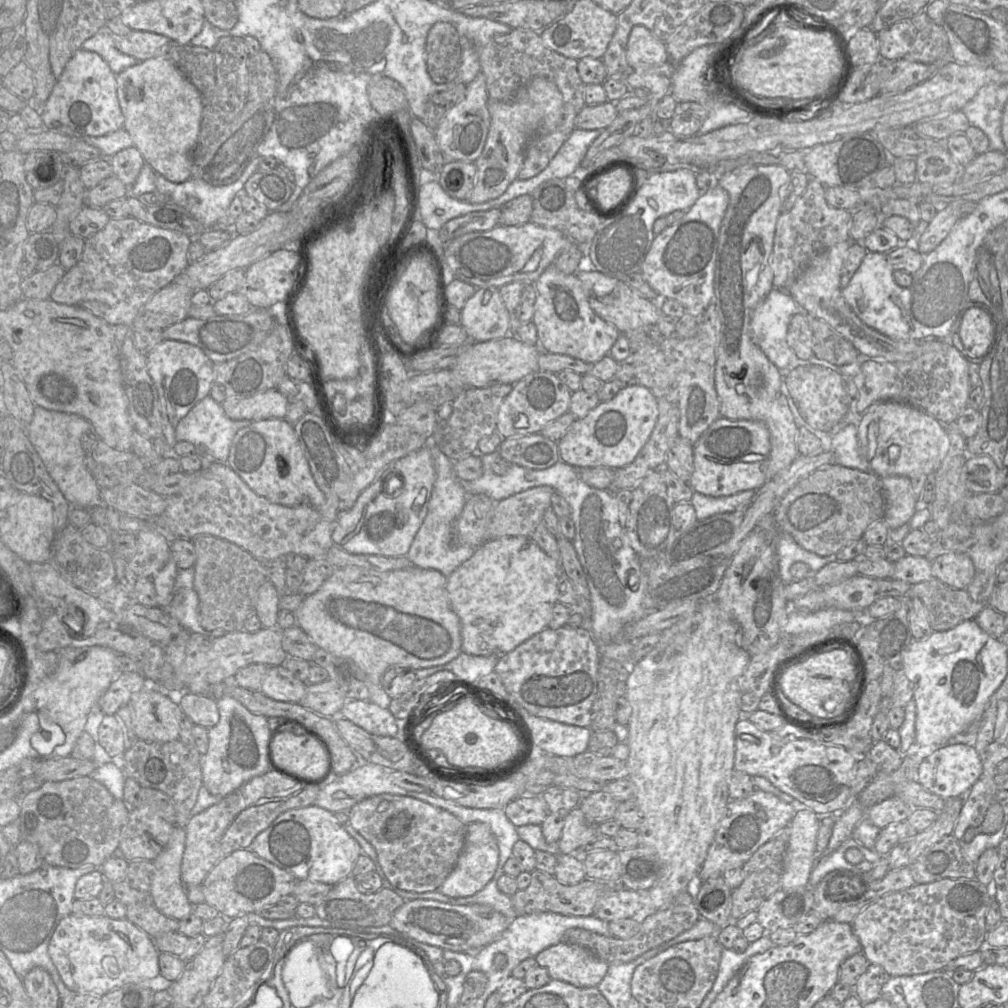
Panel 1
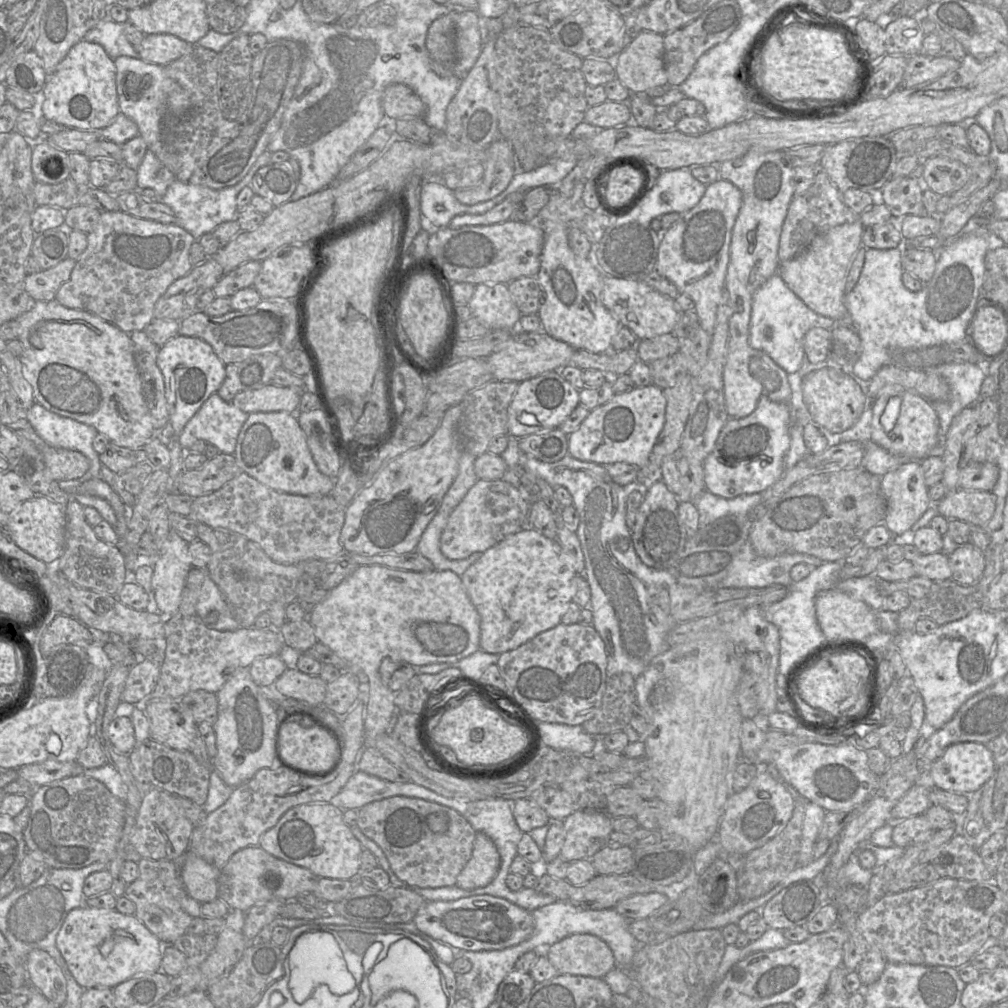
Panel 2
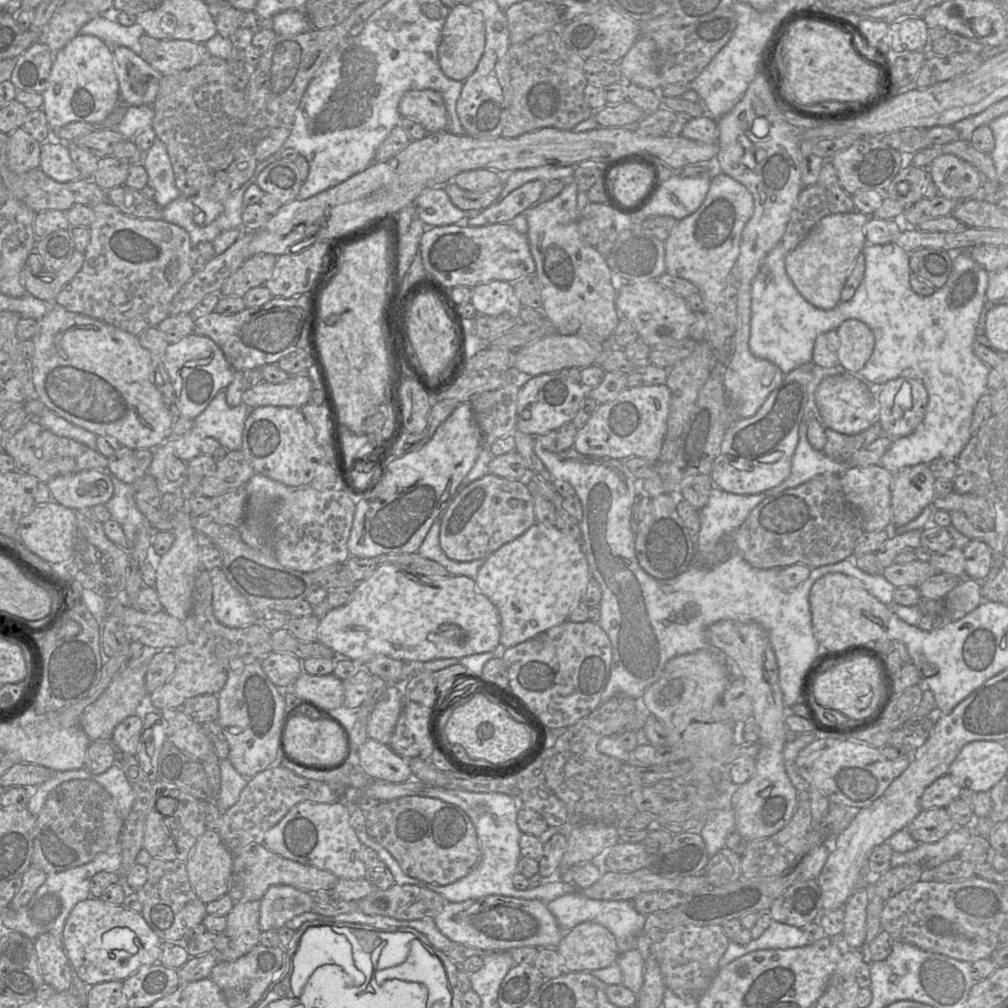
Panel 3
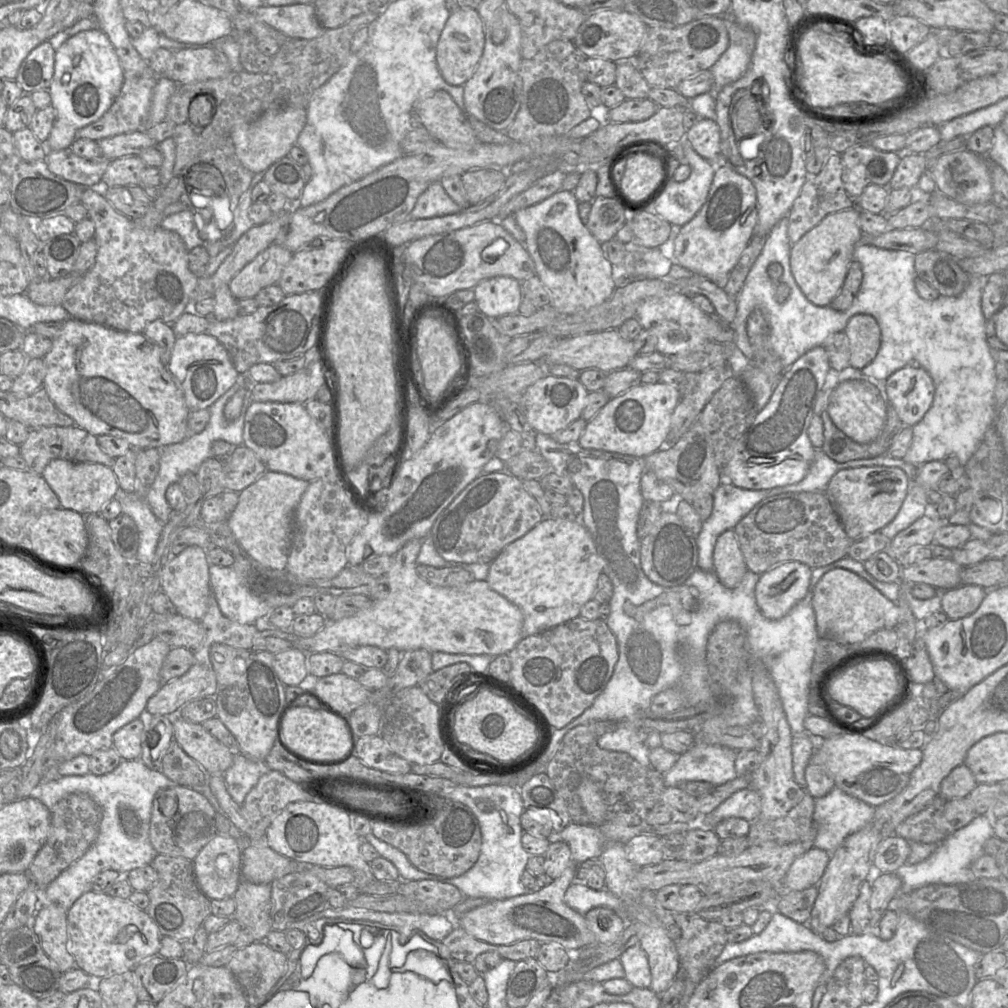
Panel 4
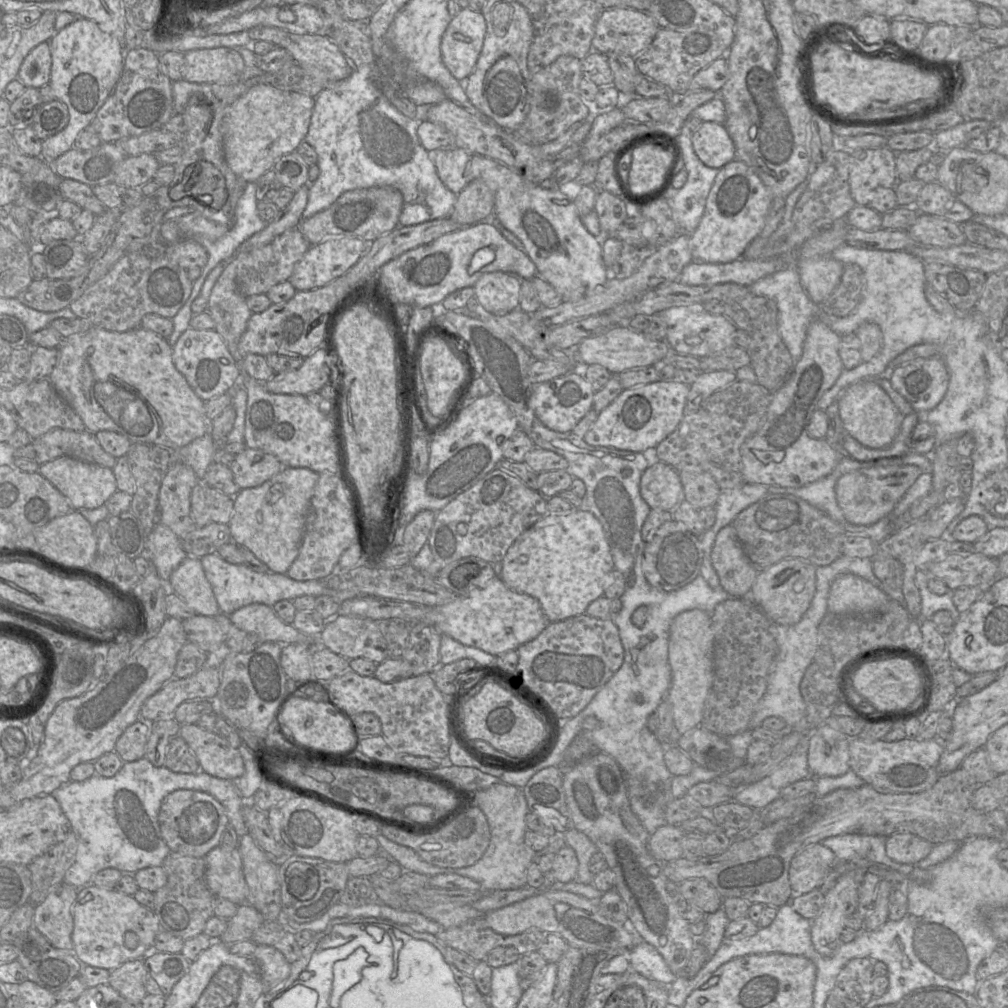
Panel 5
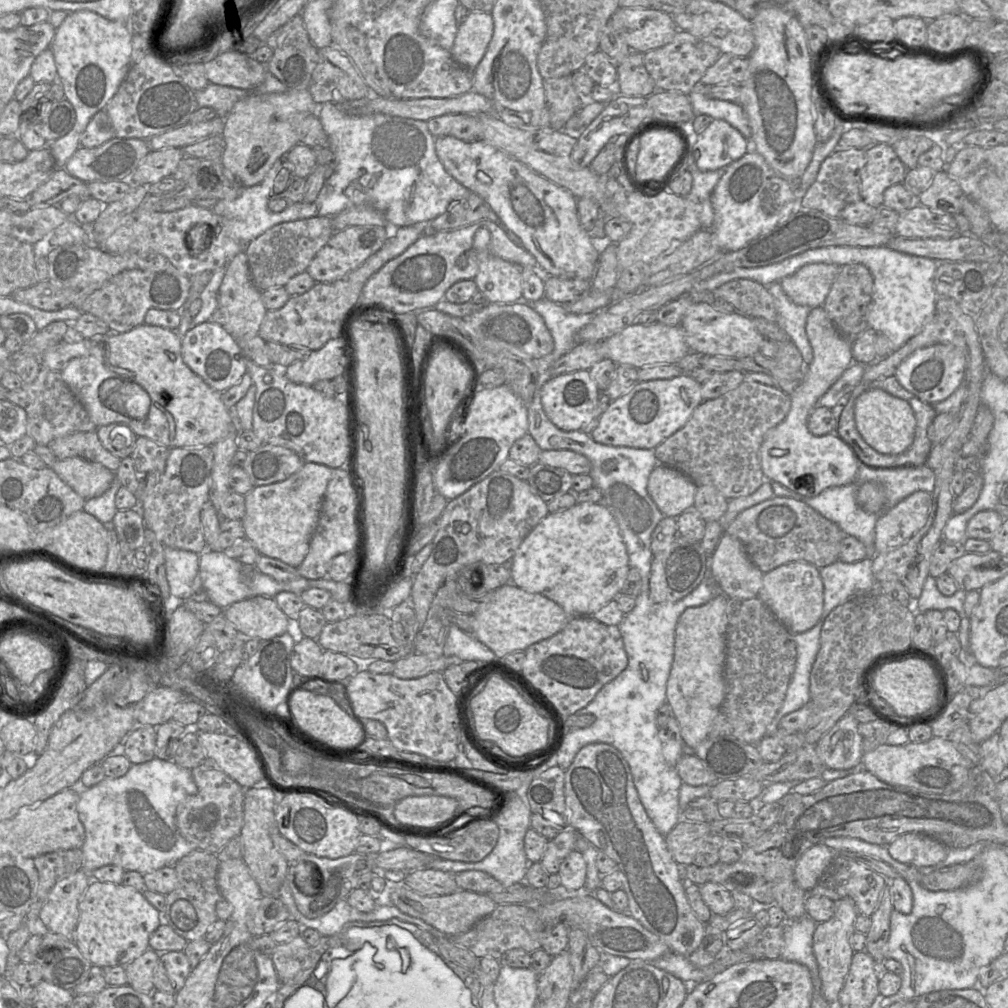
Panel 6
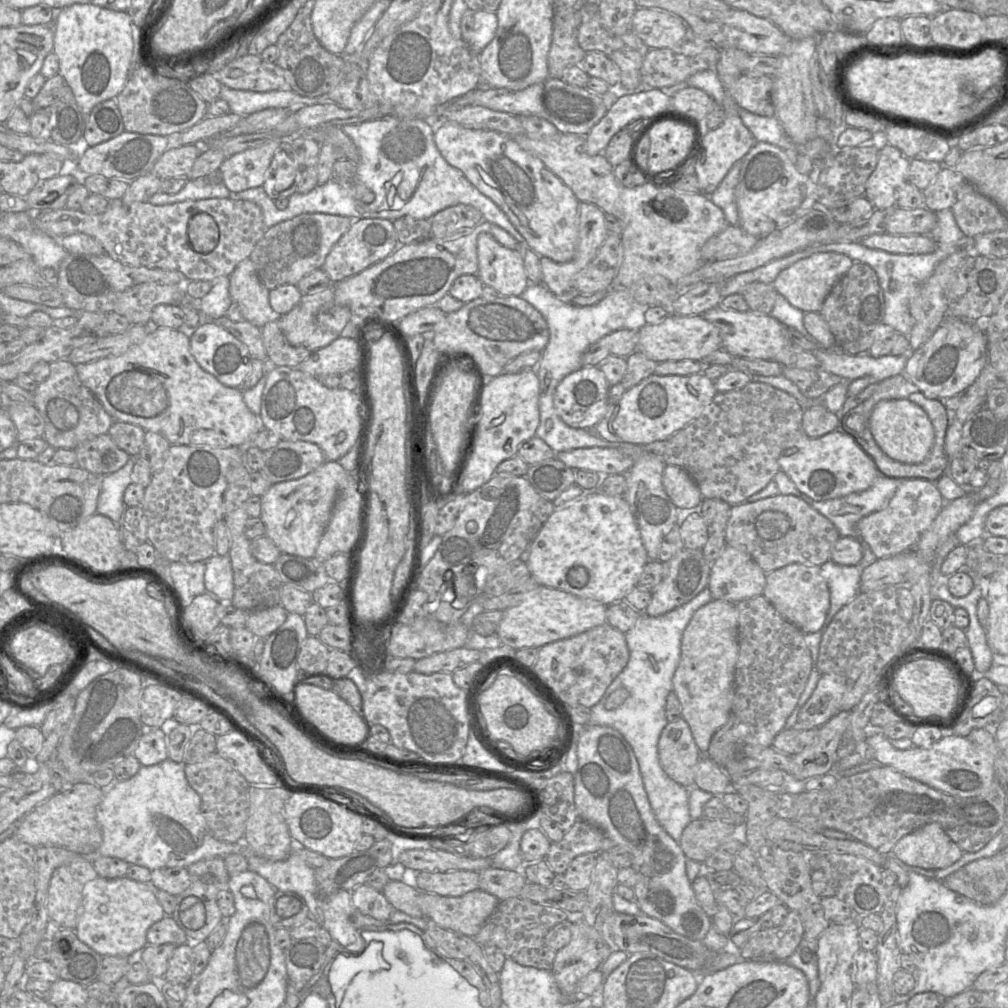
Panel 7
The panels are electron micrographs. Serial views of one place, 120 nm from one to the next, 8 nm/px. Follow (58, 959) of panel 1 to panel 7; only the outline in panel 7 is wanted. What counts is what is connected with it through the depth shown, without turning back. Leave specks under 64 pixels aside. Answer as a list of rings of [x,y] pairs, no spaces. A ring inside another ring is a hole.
[[[126,876],[116,879],[98,877],[85,892],[74,930],[80,941],[103,957],[136,957],[148,944],[148,929],[165,915],[148,883],[136,882]]]

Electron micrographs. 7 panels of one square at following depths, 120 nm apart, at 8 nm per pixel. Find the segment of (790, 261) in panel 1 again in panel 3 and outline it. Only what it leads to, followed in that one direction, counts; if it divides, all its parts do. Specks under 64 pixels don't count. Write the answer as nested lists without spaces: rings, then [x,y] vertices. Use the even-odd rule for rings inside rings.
[[[825,161],[820,170],[817,182],[812,186],[803,188],[800,192],[779,244],[781,244],[786,254],[788,254],[806,238],[813,226],[823,217],[853,211],[856,211],[856,209],[852,196],[846,194],[840,186],[836,170],[831,161]]]

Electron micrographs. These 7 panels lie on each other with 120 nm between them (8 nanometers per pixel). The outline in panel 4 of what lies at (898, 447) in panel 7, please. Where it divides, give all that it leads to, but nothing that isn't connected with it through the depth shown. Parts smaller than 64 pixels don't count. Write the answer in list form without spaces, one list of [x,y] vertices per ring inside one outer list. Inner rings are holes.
[[[844,380],[829,397],[827,412],[833,423],[850,439],[858,443],[875,440],[886,421],[887,407],[876,386],[865,380]]]

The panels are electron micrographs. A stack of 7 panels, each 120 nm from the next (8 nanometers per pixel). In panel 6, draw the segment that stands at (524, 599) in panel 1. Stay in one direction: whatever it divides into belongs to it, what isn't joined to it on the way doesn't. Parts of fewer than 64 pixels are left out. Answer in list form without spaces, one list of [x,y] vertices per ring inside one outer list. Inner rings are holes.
[[[576,503],[574,506],[557,511],[555,513],[549,513],[544,517],[536,527],[534,527],[531,532],[525,537],[517,552],[513,556],[511,561],[511,581],[517,587],[529,592],[541,594],[550,600],[557,603],[563,608],[563,610],[570,617],[580,617],[580,616],[592,616],[595,612],[599,611],[608,602],[615,599],[621,591],[621,588],[627,578],[628,572],[630,570],[629,557],[625,543],[623,541],[620,528],[611,514],[611,512],[603,505],[598,503]]]

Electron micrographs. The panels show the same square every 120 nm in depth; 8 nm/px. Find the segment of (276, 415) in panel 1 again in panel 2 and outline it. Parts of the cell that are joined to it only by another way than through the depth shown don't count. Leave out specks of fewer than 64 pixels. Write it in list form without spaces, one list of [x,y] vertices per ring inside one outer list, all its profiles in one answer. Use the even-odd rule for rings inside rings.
[[[268,384],[236,394],[231,403],[248,414],[255,412],[296,413],[301,394],[302,390]]]

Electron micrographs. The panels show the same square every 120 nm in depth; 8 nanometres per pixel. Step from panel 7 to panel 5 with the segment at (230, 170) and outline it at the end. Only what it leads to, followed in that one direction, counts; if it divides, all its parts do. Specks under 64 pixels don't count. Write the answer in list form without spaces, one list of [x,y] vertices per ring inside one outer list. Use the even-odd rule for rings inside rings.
[[[269,84],[250,88],[230,107],[222,121],[225,160],[229,168],[246,182],[256,182],[282,156],[296,151],[308,132],[314,98],[285,91]]]

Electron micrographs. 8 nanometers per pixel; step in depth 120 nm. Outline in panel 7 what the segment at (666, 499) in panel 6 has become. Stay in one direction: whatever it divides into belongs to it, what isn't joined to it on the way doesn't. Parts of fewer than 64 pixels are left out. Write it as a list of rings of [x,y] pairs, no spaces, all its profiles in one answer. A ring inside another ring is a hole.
[[[665,465],[662,484],[672,503],[679,509],[699,509],[703,497],[695,481],[682,468]]]

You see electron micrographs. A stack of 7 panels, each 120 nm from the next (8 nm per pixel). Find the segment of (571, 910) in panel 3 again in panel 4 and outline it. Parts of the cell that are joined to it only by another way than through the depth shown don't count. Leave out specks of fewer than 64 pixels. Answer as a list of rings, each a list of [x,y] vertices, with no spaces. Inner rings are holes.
[[[572,883],[565,892],[565,903],[578,913],[585,915],[596,907],[606,907],[630,920],[625,904],[607,889],[594,890],[578,883]]]

